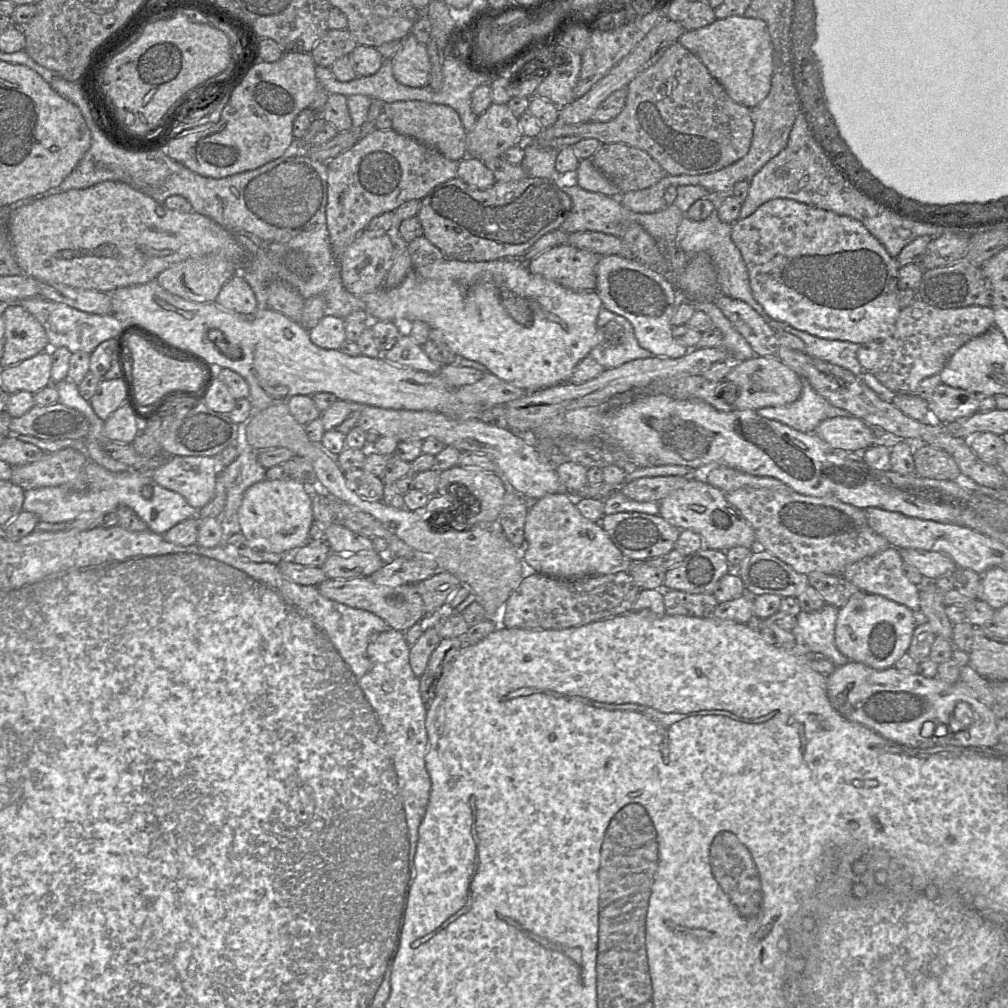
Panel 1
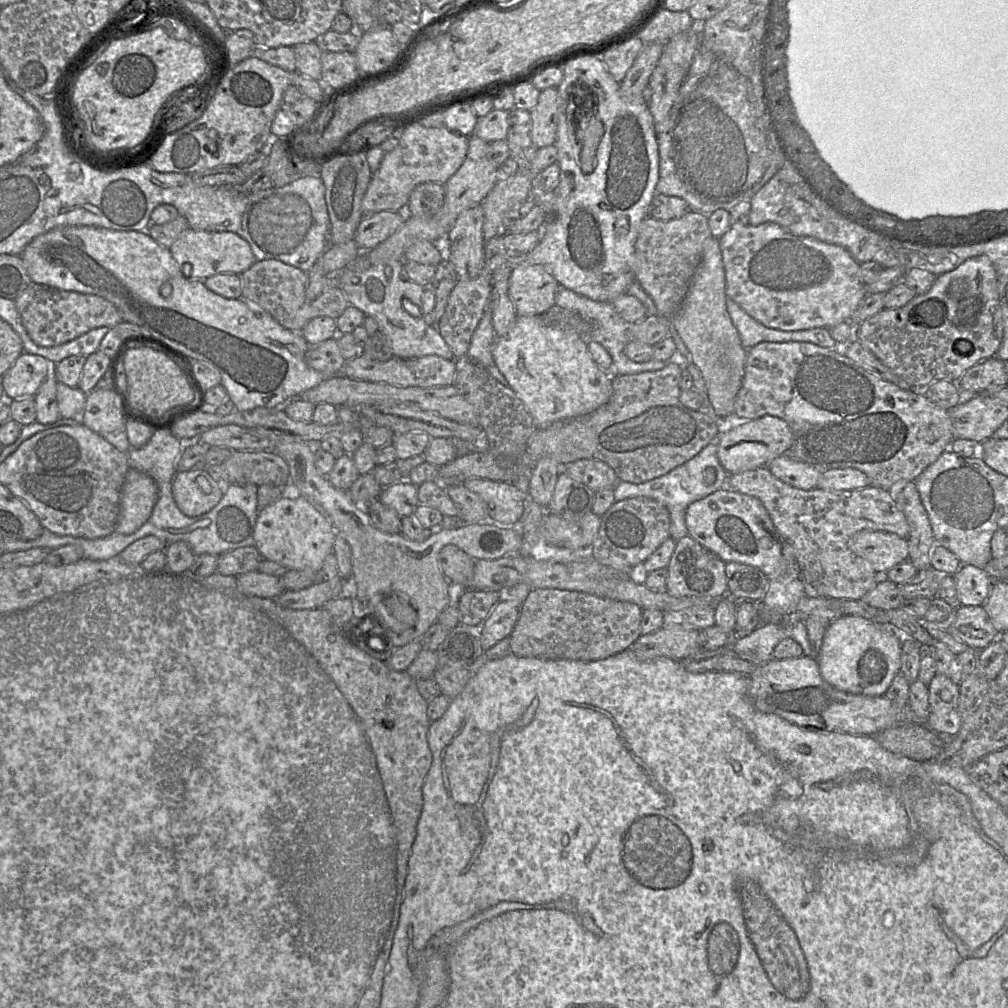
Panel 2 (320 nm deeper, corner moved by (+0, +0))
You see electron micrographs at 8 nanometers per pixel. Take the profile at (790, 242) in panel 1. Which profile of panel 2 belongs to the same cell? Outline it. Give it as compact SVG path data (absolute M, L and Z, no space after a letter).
M776 223L730 226L719 239L719 244L727 297L768 328L799 331L831 328L841 322L850 322L853 313L868 294L867 287L860 280L860 264L848 251L812 237L793 235Z

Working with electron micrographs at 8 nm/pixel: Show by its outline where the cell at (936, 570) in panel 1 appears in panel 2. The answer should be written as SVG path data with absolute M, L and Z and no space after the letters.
M861 530L852 536L849 547L856 555L867 560L879 575L909 558L908 539L886 531Z

